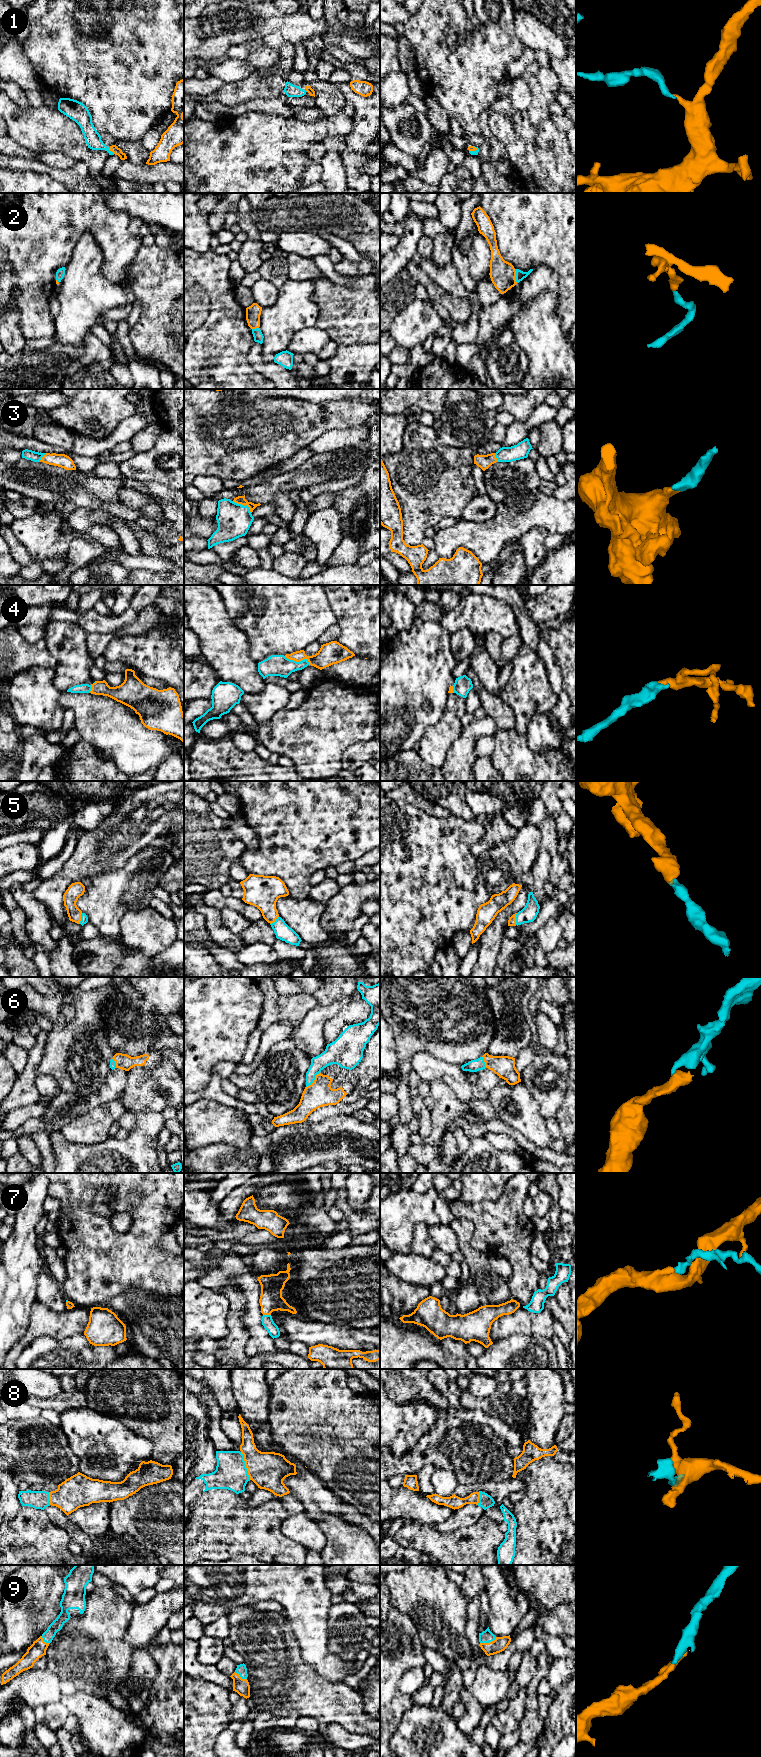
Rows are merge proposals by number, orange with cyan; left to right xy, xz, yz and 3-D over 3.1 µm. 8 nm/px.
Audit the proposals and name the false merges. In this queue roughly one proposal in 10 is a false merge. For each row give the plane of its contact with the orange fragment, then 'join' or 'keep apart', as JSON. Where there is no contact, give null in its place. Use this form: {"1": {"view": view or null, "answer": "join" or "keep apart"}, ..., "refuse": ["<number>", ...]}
{"1": {"view": "xy", "answer": "join"}, "2": {"view": "yz", "answer": "join"}, "3": {"view": "xz", "answer": "join"}, "4": {"view": "xz", "answer": "join"}, "5": {"view": "yz", "answer": "join"}, "6": {"view": "xz", "answer": "join"}, "7": {"view": "xz", "answer": "join"}, "8": {"view": "xz", "answer": "join"}, "9": {"view": "yz", "answer": "join"}, "refuse": []}

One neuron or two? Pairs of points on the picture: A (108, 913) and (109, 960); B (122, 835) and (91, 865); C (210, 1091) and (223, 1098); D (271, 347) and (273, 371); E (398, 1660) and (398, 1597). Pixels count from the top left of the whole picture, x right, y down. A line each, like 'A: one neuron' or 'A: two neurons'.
A: two neurons
B: one neuron
C: one neuron
D: two neurons
E: two neurons

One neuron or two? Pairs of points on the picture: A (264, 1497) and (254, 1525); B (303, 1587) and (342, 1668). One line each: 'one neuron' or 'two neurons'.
A: two neurons
B: one neuron

